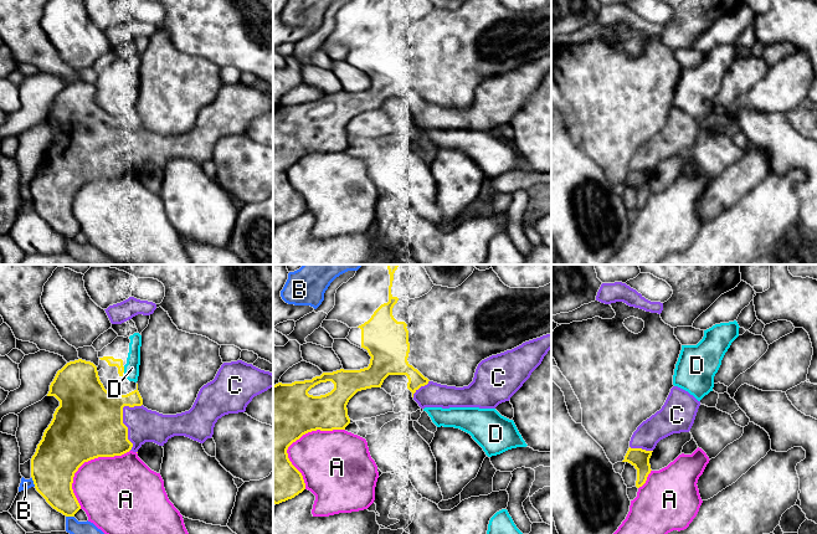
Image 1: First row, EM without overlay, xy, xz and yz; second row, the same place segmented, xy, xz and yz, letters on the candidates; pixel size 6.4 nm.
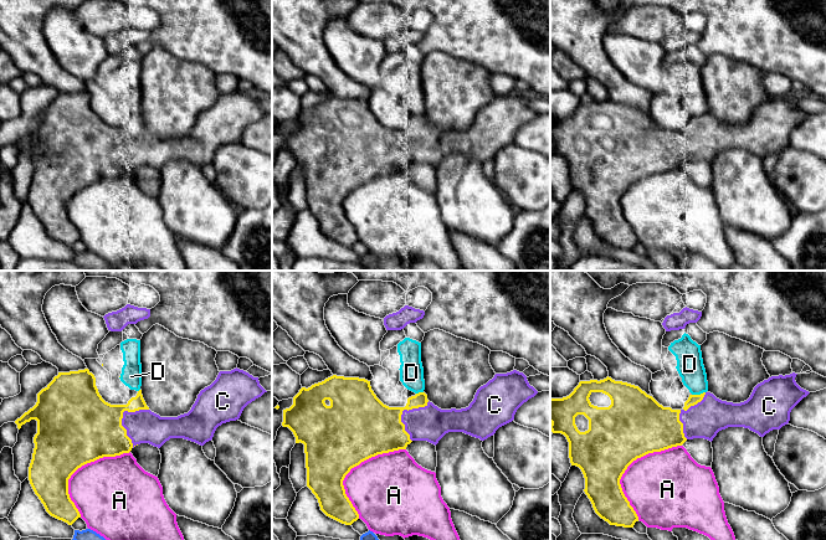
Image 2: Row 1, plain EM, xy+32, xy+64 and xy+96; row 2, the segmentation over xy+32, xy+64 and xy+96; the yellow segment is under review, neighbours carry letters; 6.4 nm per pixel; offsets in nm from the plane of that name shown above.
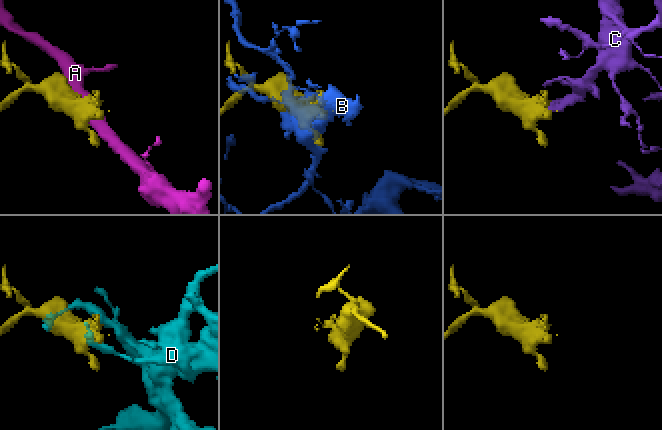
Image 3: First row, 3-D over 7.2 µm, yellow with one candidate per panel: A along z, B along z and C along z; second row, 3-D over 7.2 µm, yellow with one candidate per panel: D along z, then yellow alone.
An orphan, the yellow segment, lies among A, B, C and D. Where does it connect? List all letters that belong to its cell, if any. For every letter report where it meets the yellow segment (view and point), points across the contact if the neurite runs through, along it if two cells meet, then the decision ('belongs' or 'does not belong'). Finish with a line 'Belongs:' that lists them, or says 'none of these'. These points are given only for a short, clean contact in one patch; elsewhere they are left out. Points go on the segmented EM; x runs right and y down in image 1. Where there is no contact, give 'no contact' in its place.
A: meets yellow in xz at (296, 440); does not belong
B: meets yellow in xy at (34, 482); does not belong
C: meets yellow in xy at (122, 420); belongs
D: meets yellow in xy at (123, 369); does not belong
Belongs: C

